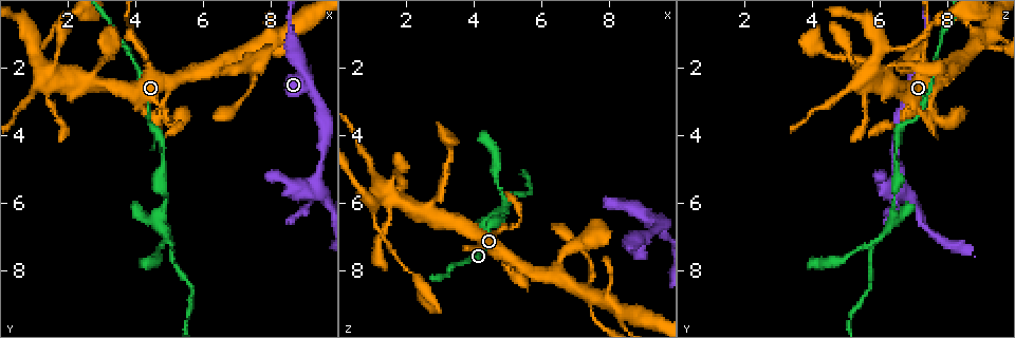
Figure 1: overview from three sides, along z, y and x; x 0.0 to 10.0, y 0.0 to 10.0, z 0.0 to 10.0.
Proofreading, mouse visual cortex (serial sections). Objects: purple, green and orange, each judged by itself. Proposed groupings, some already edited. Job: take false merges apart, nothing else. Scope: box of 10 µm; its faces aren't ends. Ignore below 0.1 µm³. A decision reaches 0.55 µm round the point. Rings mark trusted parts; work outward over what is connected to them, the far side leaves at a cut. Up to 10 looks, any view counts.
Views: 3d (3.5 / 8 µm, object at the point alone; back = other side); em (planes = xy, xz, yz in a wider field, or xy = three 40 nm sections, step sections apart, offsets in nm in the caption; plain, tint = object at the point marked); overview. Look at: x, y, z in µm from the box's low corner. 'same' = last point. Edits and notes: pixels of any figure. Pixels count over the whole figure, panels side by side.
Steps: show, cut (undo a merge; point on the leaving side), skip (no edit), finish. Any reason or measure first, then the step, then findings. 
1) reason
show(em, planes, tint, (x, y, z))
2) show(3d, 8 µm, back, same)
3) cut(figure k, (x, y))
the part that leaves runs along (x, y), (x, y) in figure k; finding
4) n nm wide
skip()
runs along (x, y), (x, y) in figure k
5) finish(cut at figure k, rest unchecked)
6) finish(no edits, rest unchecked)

two arms in line, one across
show(3d, 3.5 µm, (6.40, 1.95, 8.20))

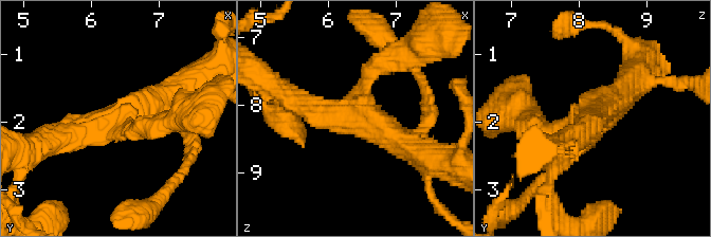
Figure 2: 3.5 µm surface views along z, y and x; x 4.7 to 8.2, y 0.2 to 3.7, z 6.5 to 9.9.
3 arms; arms of 250, 350, 400 nm
show(em, xy, step 2, tint, (6.45, 1.90, 8.15))

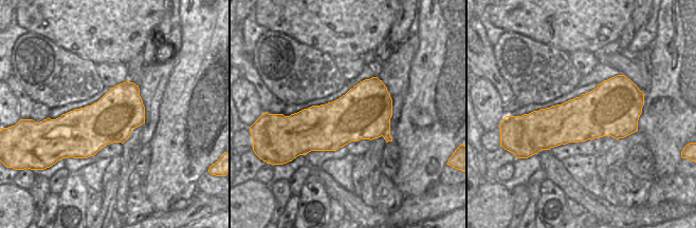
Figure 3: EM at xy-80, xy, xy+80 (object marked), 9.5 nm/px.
500 nm wide
skip()
runs along (294, 101), (362, 114), (414, 149) in figure 2; all the same cell

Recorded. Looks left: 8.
small branch off a trunk
show(3d, 8 µm, back, (1.55, 2.00, 5.45))

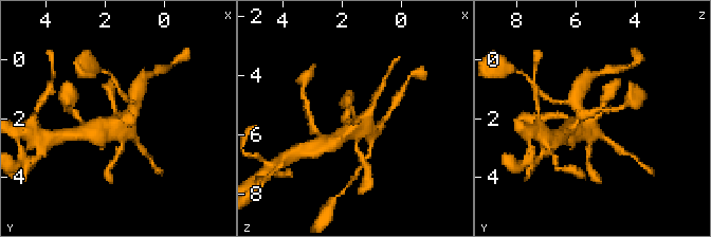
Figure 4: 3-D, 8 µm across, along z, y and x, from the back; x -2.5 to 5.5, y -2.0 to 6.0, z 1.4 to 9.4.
show(3d, 3.5 µm, same)

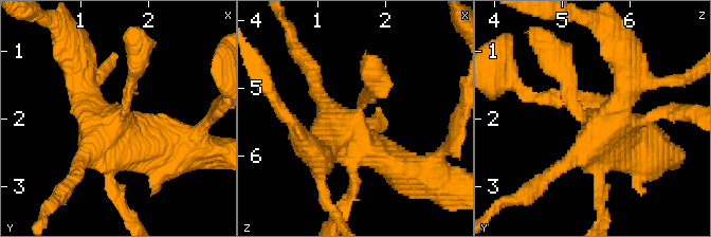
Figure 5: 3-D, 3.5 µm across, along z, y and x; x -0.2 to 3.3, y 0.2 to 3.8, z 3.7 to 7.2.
skip()
runs along (167, 144), (106, 127), (83, 81) in figure 5; continuous, no second cell

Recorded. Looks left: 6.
side arm on a straight run
show(3d, 3.5 µm, (4.95, 7.20, 5.90))

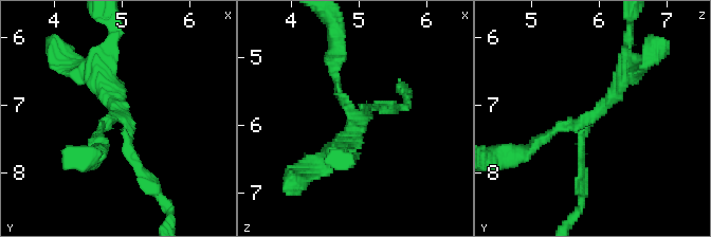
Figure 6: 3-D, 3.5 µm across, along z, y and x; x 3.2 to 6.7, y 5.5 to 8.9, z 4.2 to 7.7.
3 arms; arms of 100, 150, 250 nm
show(em, xy, step 2, tint, (5.00, 7.15, 5.90))

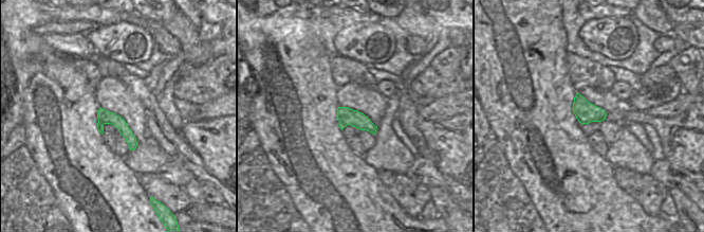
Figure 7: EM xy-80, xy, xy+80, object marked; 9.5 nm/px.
skip()
runs along (100, 111), (125, 130), (132, 146) in figure 7; all the same cell

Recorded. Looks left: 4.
abrupt turn
show(3d, 3.5 µm, (9.30, 5.60, 6.60))

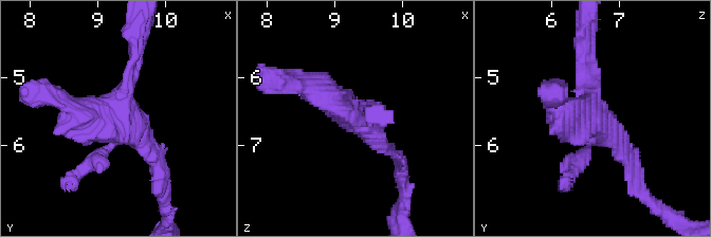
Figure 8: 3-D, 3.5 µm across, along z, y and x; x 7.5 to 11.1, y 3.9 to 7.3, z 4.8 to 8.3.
show(em, xy, step 2, tint, (9.35, 5.60, 6.60))

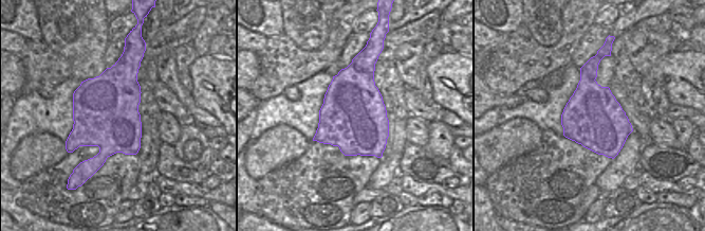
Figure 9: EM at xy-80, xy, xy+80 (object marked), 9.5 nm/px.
skip()
runs along (137, 49), (121, 117), (66, 102) in figure 8; one cell here

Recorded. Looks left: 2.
finish(no edits, rest unchecked)

